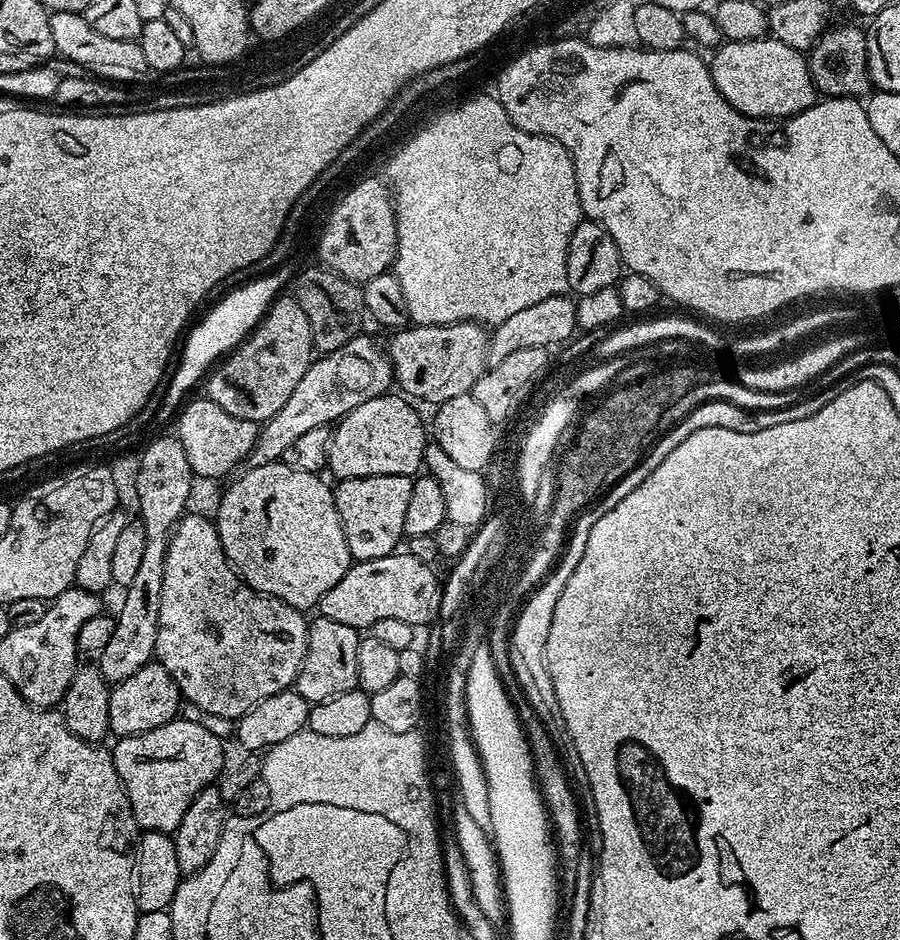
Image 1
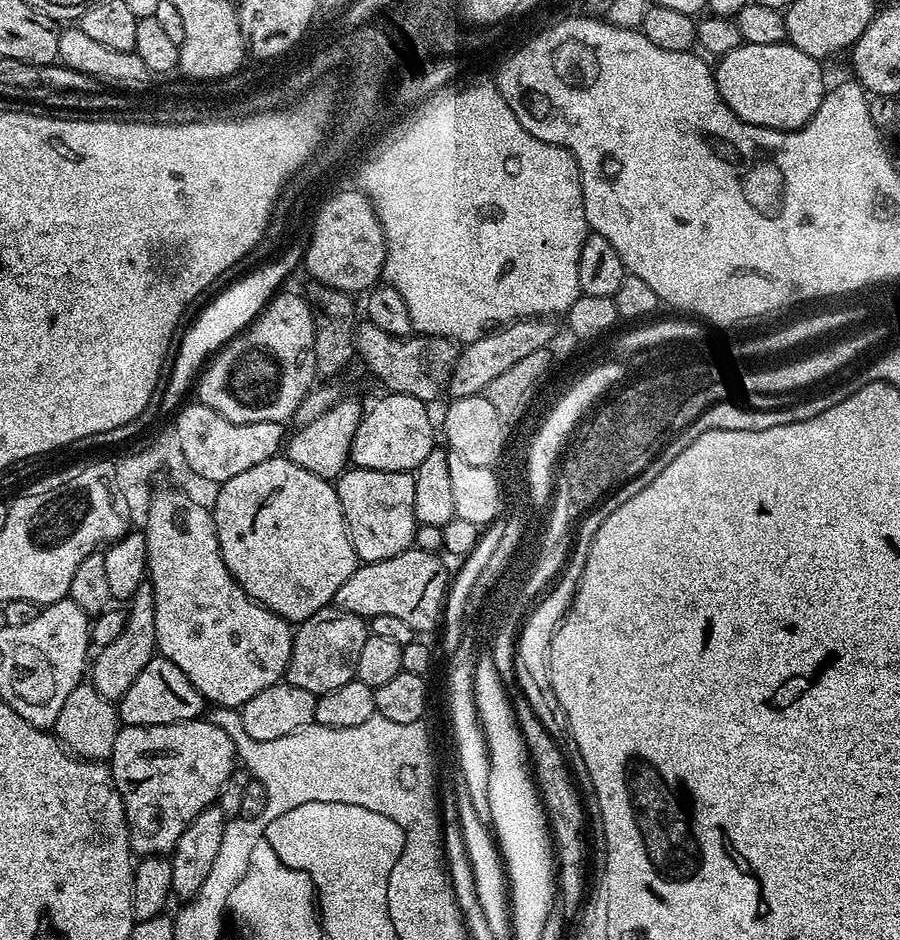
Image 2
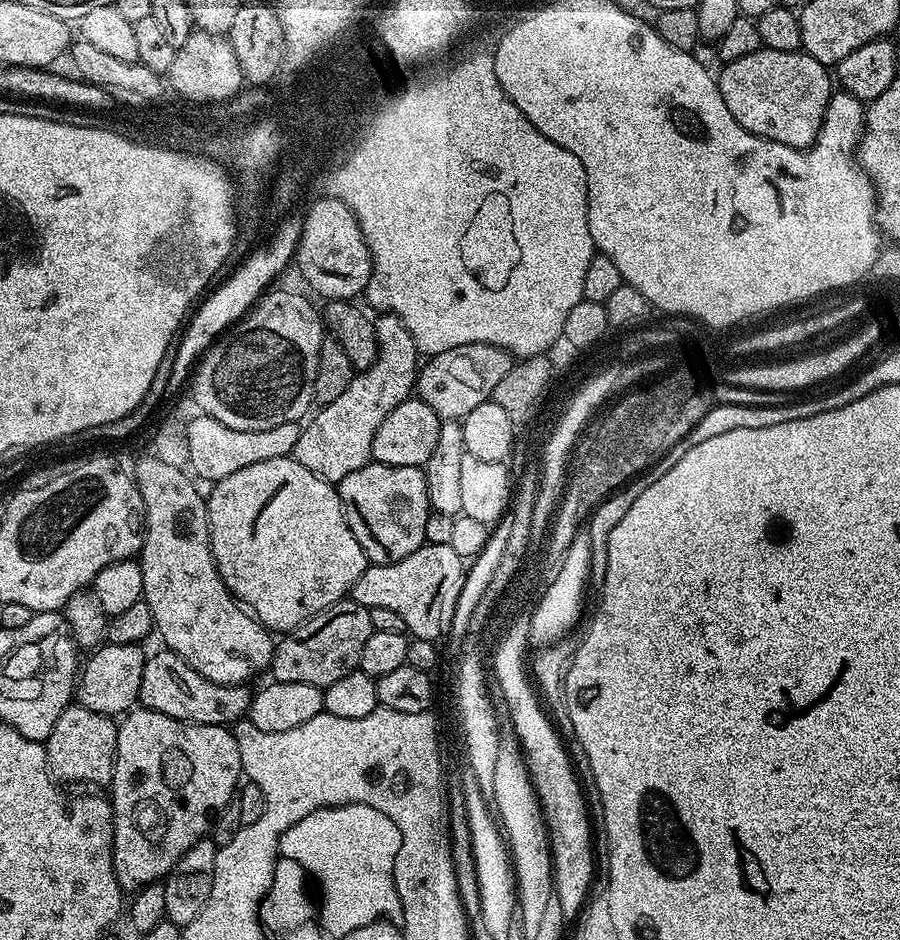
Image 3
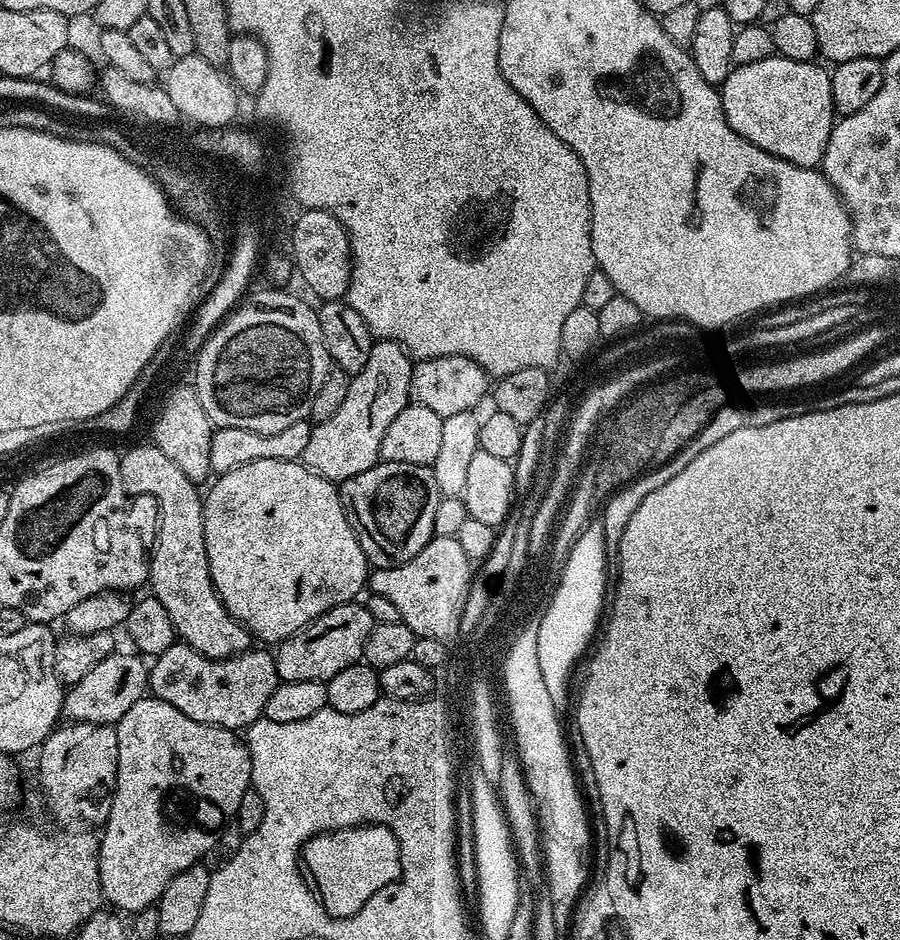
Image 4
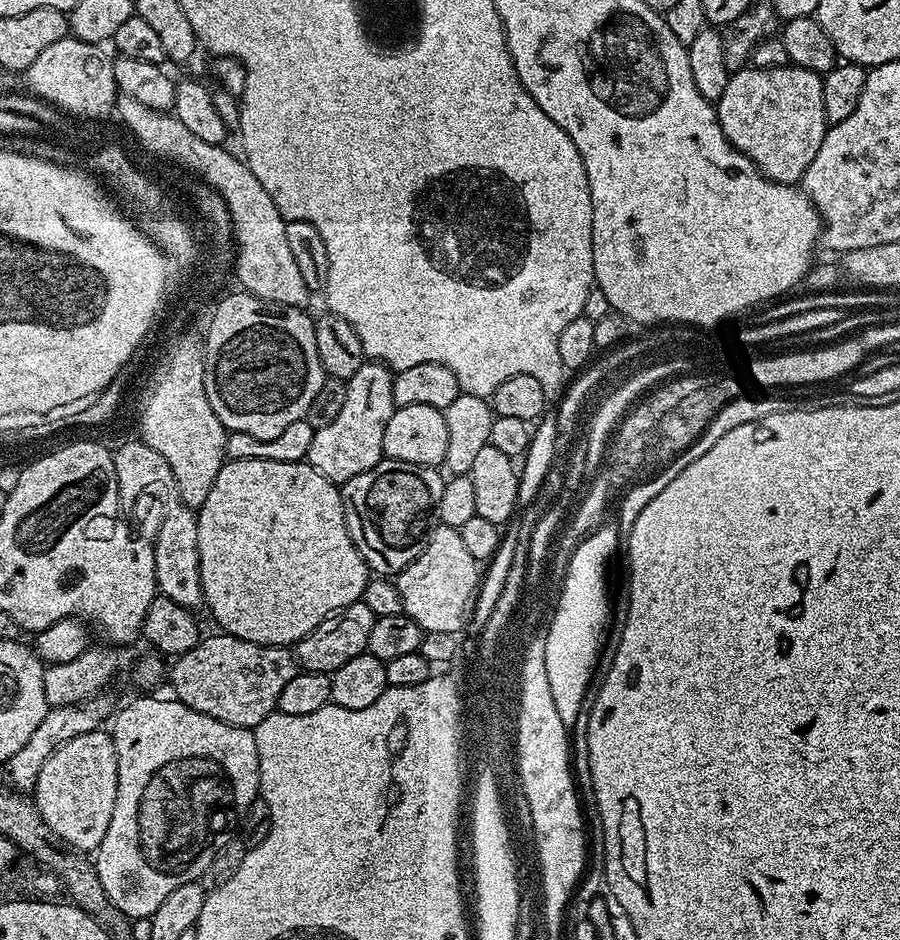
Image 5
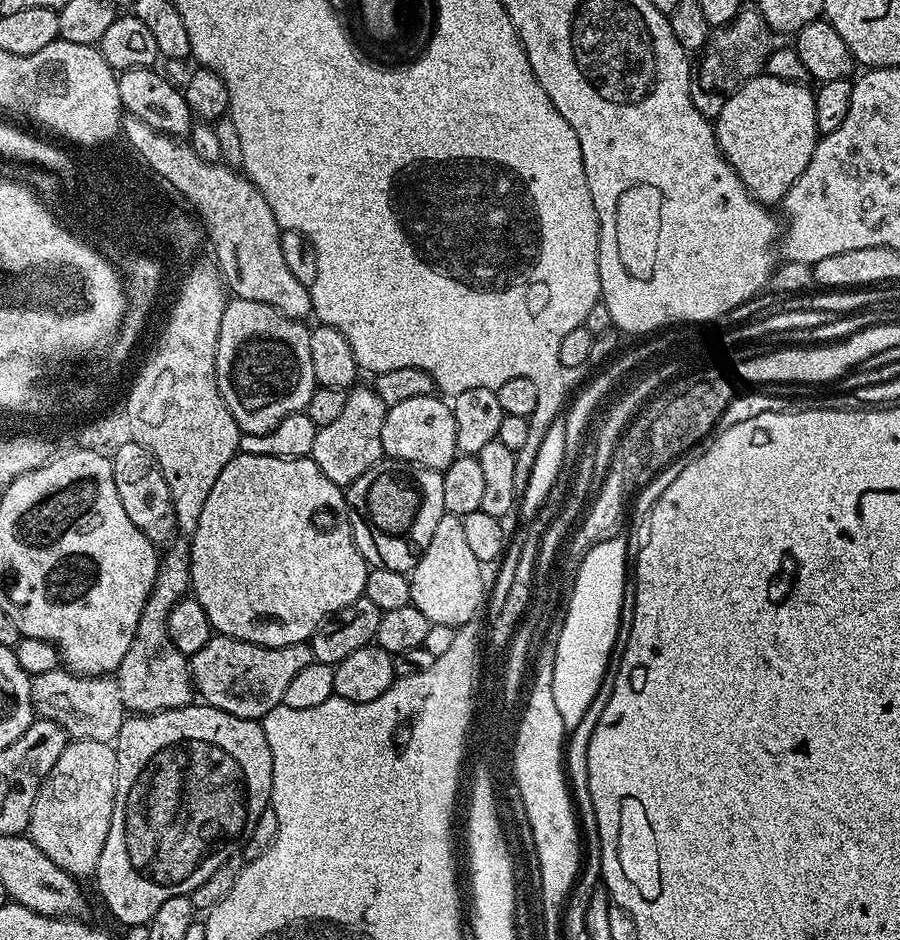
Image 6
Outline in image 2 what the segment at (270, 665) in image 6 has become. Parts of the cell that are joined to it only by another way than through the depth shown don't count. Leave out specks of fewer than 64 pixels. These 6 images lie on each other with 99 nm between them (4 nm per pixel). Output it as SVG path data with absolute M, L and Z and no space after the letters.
M156 654L146 666L142 666L142 674L134 678L130 690L118 701L120 719L125 725L146 726L147 724L177 724L183 720L195 720L206 708L204 695L192 685L190 678L174 662Z

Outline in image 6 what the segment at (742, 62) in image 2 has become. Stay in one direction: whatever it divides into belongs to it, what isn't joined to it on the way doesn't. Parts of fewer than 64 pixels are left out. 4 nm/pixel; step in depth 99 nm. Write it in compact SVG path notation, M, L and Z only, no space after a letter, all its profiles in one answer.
M767 74L758 75L725 99L722 114L718 114L714 121L720 152L738 174L738 178L744 183L750 195L765 206L779 205L783 201L790 186L794 186L802 170L806 170L816 149L816 141L820 136L814 118L816 98L813 89L808 87L807 83L795 84Z

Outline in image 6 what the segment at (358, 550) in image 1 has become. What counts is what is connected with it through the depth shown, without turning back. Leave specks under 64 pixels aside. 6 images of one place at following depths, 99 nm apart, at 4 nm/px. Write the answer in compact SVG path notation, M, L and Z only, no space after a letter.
M388 458L348 485L346 495L352 537L368 565L411 573L426 546L430 546L438 522L446 514L443 476L443 471L435 468L422 468L419 464Z

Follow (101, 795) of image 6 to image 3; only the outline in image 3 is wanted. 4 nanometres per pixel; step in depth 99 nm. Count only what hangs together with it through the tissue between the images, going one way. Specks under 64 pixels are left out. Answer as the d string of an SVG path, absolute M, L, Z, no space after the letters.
M78 702L69 703L62 710L54 730L50 730L44 749L48 755L48 771L57 781L68 784L111 785L112 771L116 765L117 721L94 710L86 710Z

